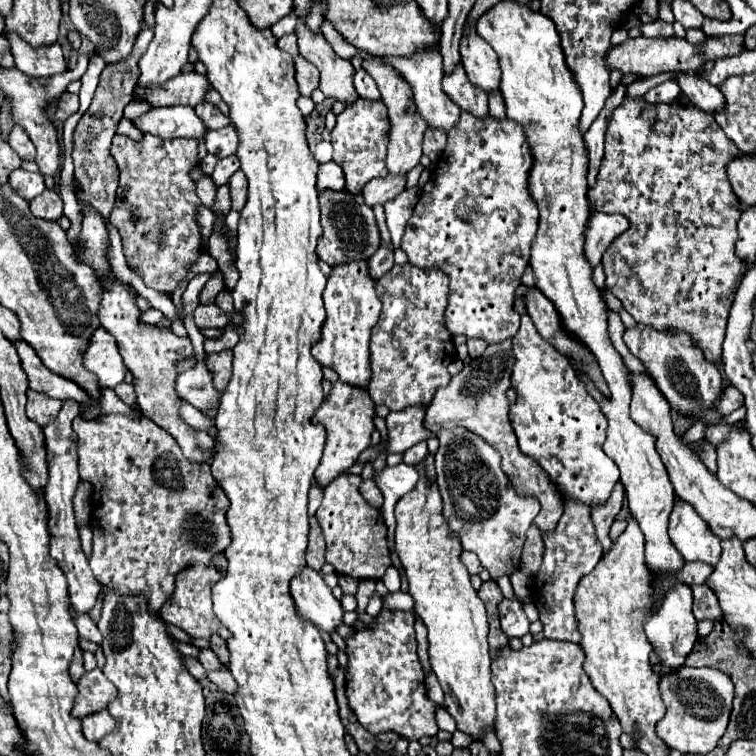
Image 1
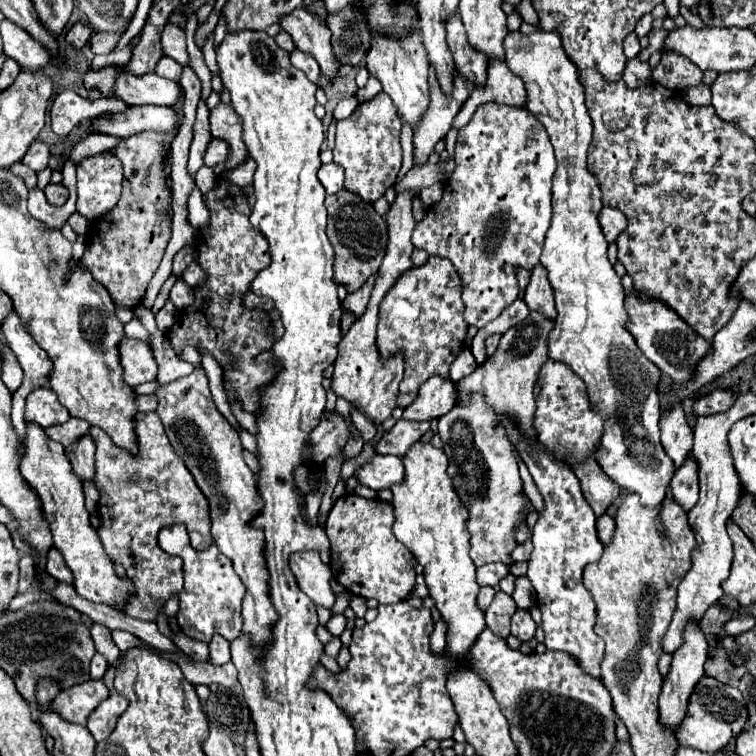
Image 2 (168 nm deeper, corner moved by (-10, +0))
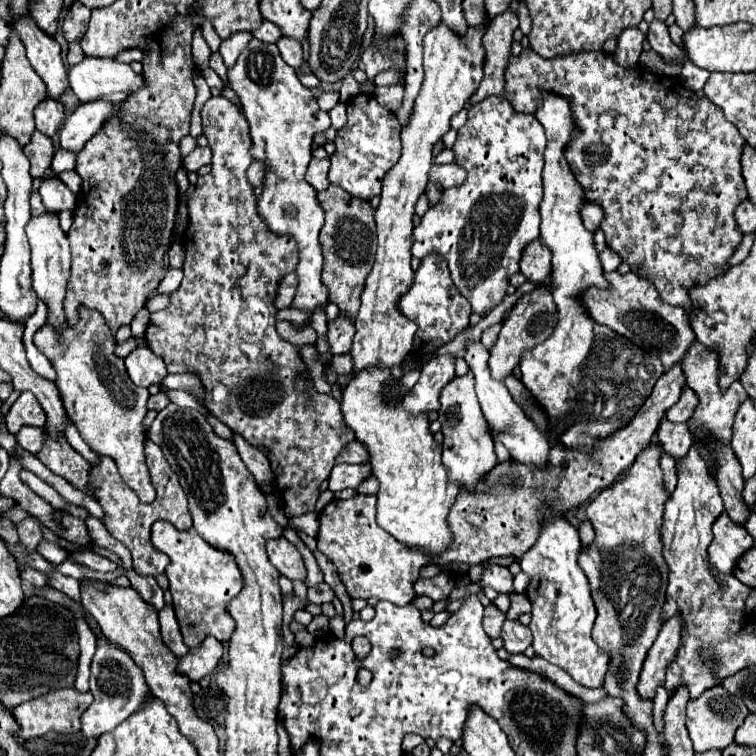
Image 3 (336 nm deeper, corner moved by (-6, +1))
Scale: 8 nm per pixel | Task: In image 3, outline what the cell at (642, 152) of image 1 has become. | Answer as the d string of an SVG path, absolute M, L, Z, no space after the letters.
M522 49L522 53L518 57L510 57L508 59L508 67L506 67L506 87L504 87L504 97L510 101L512 109L518 113L536 113L536 109L540 107L542 101L542 91L548 93L556 93L560 97L566 97L572 105L572 117L574 117L574 125L576 125L576 133L572 133L570 137L570 145L566 147L566 161L570 165L570 171L574 173L576 181L584 187L584 199L590 203L596 203L604 209L604 221L600 225L600 229L606 235L606 243L612 251L616 251L622 261L626 261L634 273L638 273L640 277L652 281L658 289L658 293L662 295L662 299L666 303L672 305L680 305L686 311L692 309L692 301L688 297L688 289L694 285L704 285L708 279L722 275L728 265L728 257L734 253L734 249L740 245L742 235L740 229L734 221L734 211L736 207L748 199L748 191L744 185L744 177L742 177L742 167L740 167L740 151L744 145L744 139L740 137L738 129L726 121L724 113L720 107L712 105L712 101L708 101L706 97L698 97L694 91L686 89L678 79L674 77L660 77L660 75L652 75L646 67L636 65L632 69L620 67L614 57L610 53L568 53L564 57L552 57L552 59L544 59L538 53L534 53L532 49Z

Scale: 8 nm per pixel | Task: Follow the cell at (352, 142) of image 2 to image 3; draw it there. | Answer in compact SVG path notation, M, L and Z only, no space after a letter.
M356 95L348 103L348 121L336 135L336 153L330 157L330 183L340 185L350 195L364 201L380 195L384 173L400 159L400 123L384 109L374 95Z

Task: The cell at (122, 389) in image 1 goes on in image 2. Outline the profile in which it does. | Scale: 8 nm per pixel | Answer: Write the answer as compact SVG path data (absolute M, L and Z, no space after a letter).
M138 394L136 396L136 408L144 410L144 412L152 412L156 408L156 396L154 394L148 394L148 396Z

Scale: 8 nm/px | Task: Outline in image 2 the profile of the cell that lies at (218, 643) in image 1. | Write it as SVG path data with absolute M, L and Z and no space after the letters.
M214 634L212 642L210 642L210 662L226 664L228 660L230 660L230 642L224 636Z

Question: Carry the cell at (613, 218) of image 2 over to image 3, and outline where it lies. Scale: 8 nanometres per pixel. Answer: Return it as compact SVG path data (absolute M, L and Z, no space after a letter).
M586 203L586 205L582 205L582 209L580 209L580 215L582 215L584 227L586 227L588 231L596 231L596 229L600 227L600 221L602 221L602 217L604 217L602 209L600 209L598 205L592 205L592 203Z

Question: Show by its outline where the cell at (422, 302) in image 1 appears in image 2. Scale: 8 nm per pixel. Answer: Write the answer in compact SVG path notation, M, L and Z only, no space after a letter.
M428 258L424 266L404 272L384 296L376 344L382 360L392 358L394 354L404 356L404 378L396 400L400 408L408 408L416 400L420 386L430 376L438 374L450 380L450 364L462 352L468 330L468 324L462 318L464 302L460 294L462 282L452 262L446 258Z

